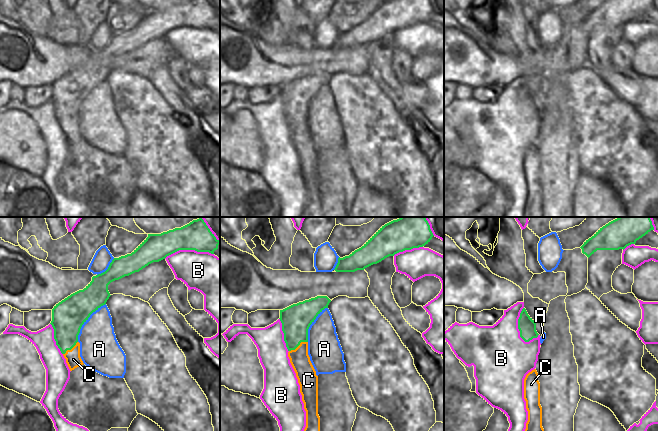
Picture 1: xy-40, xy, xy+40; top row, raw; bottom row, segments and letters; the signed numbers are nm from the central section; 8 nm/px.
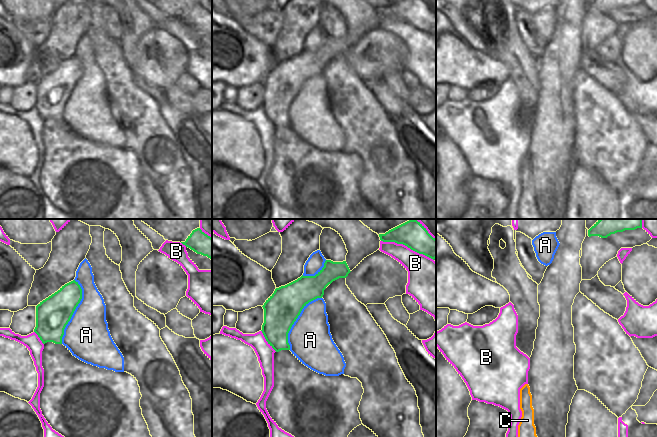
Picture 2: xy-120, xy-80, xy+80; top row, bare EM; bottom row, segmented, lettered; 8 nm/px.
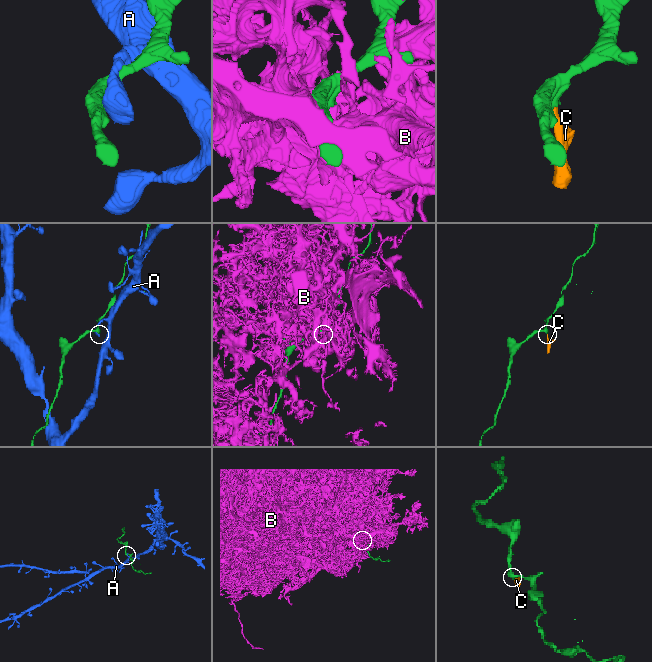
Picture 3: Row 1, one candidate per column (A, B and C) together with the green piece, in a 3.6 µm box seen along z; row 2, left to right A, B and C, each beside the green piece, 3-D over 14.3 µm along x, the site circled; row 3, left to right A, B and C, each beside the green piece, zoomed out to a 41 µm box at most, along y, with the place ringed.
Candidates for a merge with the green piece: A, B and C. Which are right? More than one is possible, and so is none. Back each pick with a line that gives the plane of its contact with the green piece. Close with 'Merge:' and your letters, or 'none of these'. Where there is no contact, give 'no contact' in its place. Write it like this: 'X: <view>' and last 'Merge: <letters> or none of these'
Merge: none of these

